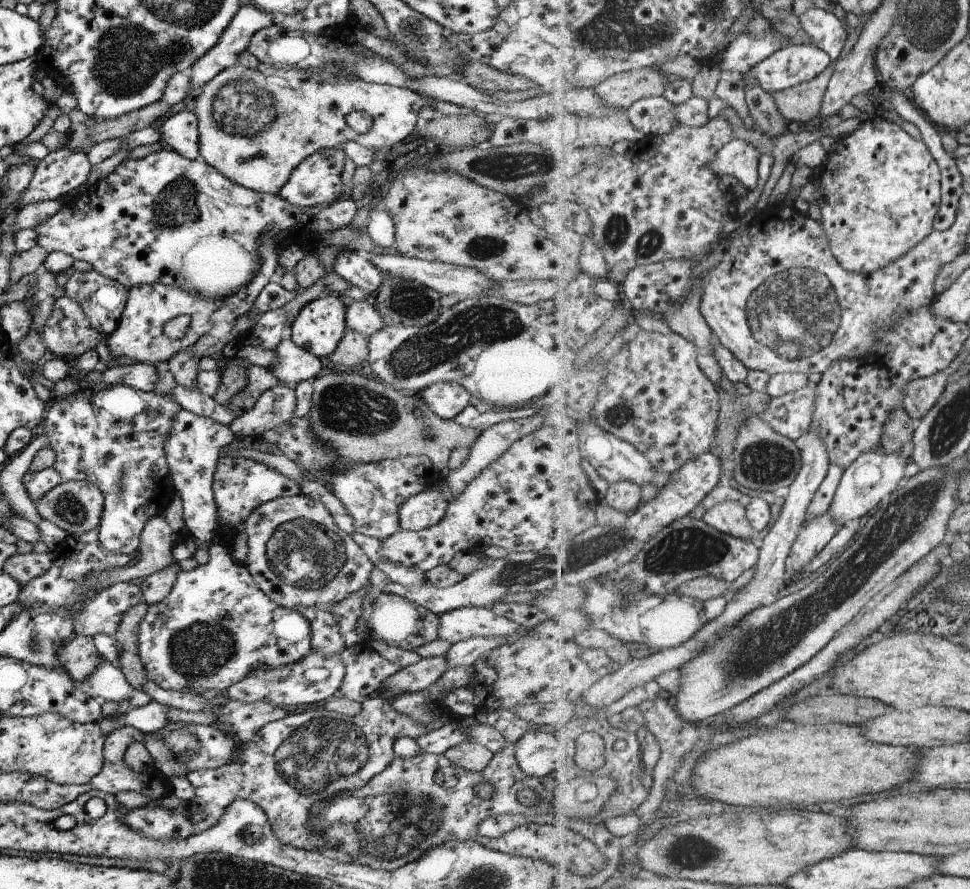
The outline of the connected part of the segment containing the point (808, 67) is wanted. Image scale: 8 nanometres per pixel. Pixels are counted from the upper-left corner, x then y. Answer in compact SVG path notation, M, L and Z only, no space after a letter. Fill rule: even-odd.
M814 44L792 45L779 49L753 69L753 76L767 92L782 93L785 89L806 83L829 68L832 58Z

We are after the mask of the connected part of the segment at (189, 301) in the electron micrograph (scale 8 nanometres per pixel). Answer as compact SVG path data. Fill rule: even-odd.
M274 237L262 239L258 255L260 256L260 267L254 277L247 285L242 287L235 294L224 299L204 301L199 299L194 291L181 291L177 285L162 285L153 283L149 287L135 285L128 289L124 309L118 318L114 330L109 333L106 339L106 347L113 358L127 358L136 363L153 364L157 361L169 360L177 351L182 351L185 347L191 347L195 341L203 334L208 334L209 329L214 324L226 322L233 326L234 321L239 316L247 316L255 297L261 288L269 282L273 270L279 264L276 250L277 241ZM187 314L190 322L184 336L179 339L170 339L163 333L163 324L175 316Z

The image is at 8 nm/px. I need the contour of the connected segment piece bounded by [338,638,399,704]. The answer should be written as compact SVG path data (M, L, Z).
M365 638L362 642L346 646L338 654L344 668L338 690L347 700L359 704L374 694L383 679L399 669L381 658L368 643Z

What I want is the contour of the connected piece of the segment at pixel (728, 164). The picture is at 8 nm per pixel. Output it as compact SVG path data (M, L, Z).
M735 139L718 153L712 167L719 176L734 176L750 189L759 184L759 158L761 152L751 142Z

